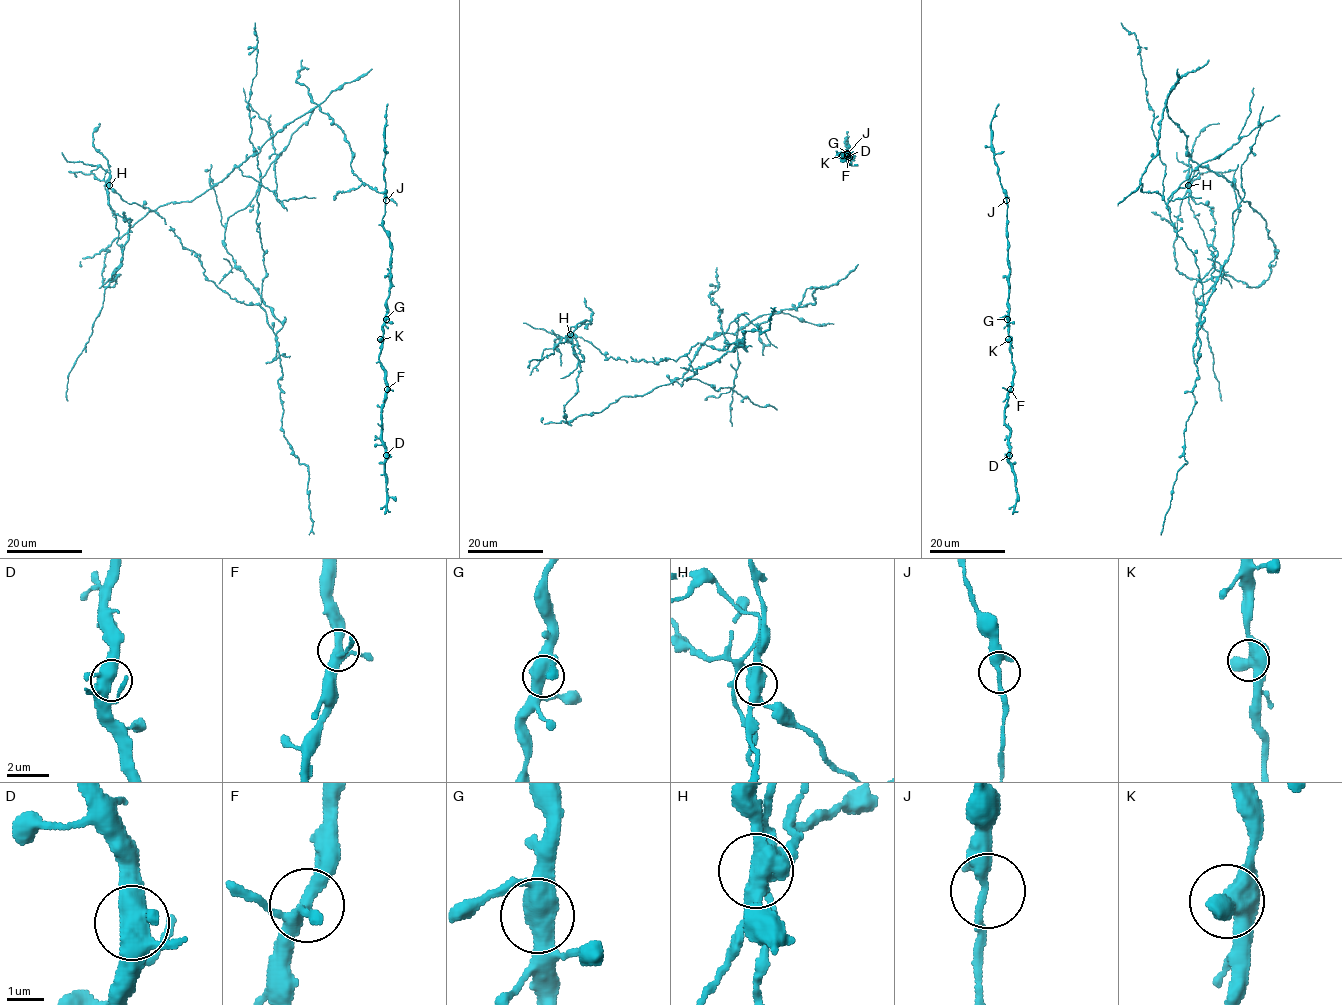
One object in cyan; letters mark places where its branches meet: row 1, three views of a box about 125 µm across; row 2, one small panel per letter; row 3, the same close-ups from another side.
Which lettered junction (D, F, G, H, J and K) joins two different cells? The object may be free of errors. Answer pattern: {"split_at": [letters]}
{"split_at": ["H"]}

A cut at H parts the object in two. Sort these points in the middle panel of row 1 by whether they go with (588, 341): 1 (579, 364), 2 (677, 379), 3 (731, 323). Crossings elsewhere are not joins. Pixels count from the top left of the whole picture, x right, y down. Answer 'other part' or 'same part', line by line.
1: other part
2: other part
3: other part

